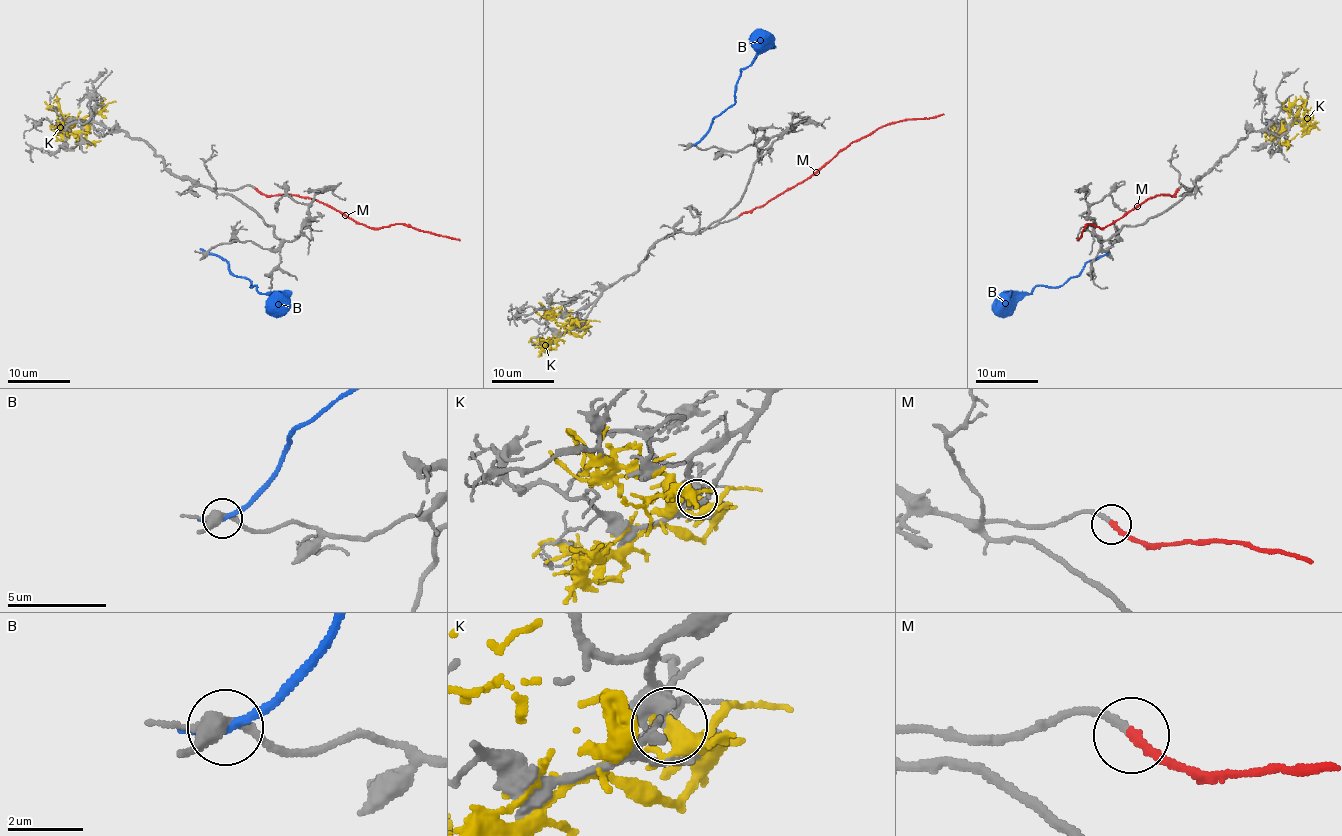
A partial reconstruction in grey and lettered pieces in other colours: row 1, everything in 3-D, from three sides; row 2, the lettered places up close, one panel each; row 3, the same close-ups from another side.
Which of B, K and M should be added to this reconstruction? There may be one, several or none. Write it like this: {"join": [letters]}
{"join": ["M"]}

